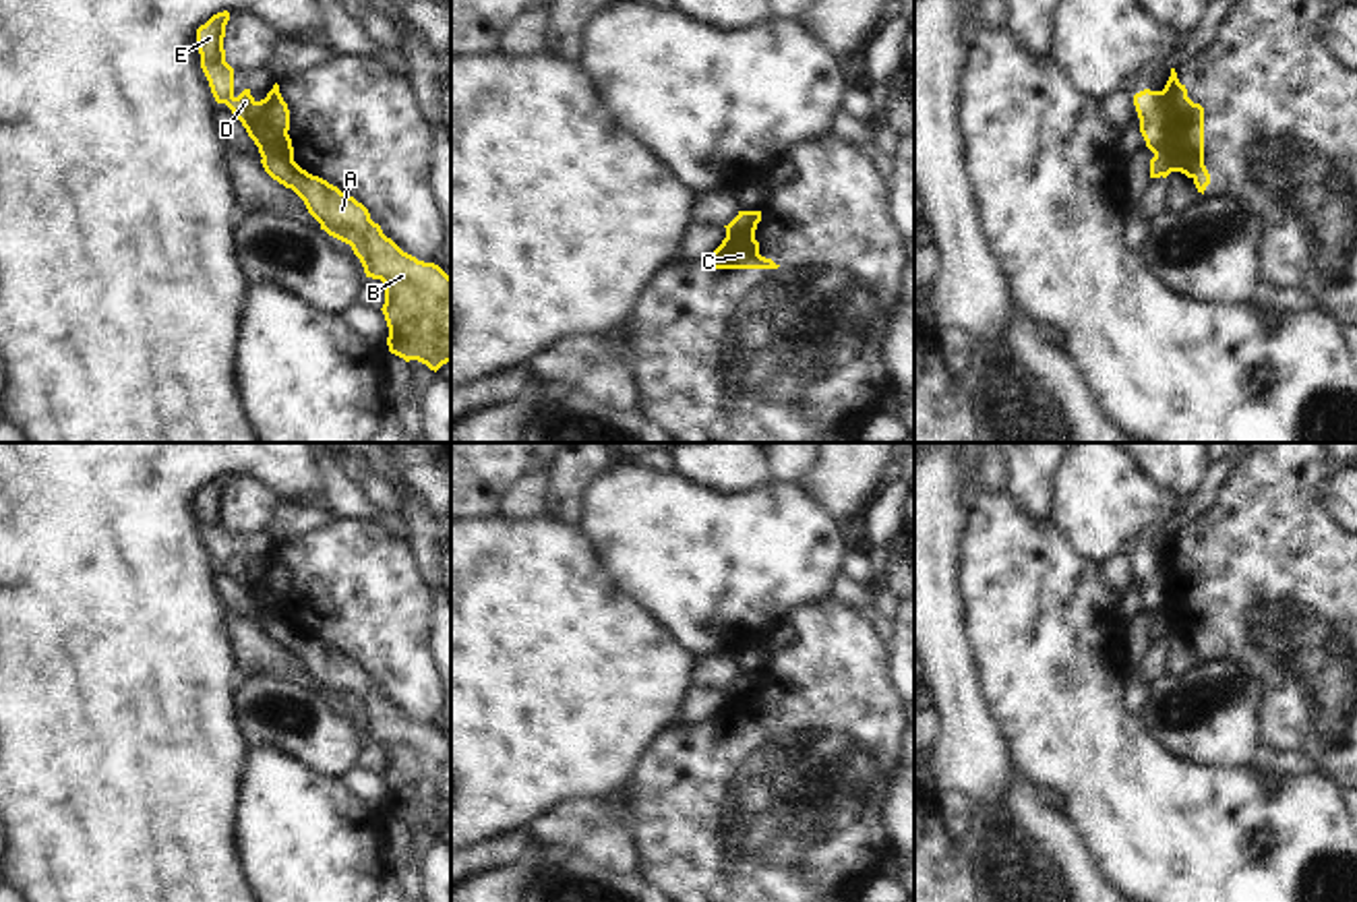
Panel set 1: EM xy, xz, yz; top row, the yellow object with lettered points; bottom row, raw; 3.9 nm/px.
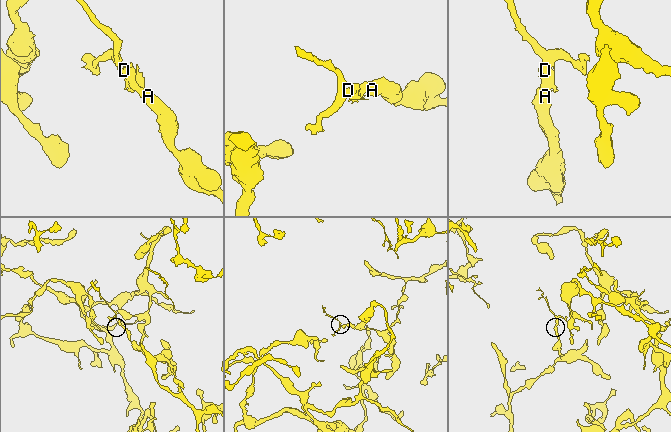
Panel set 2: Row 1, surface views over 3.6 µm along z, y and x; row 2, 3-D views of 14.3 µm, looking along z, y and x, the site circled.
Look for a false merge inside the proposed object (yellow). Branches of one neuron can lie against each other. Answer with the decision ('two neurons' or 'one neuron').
two neurons

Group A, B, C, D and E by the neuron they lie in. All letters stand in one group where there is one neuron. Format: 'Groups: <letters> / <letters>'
Groups: A B / C D E

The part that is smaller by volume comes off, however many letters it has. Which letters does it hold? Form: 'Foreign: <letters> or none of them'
Foreign: C, D, E

